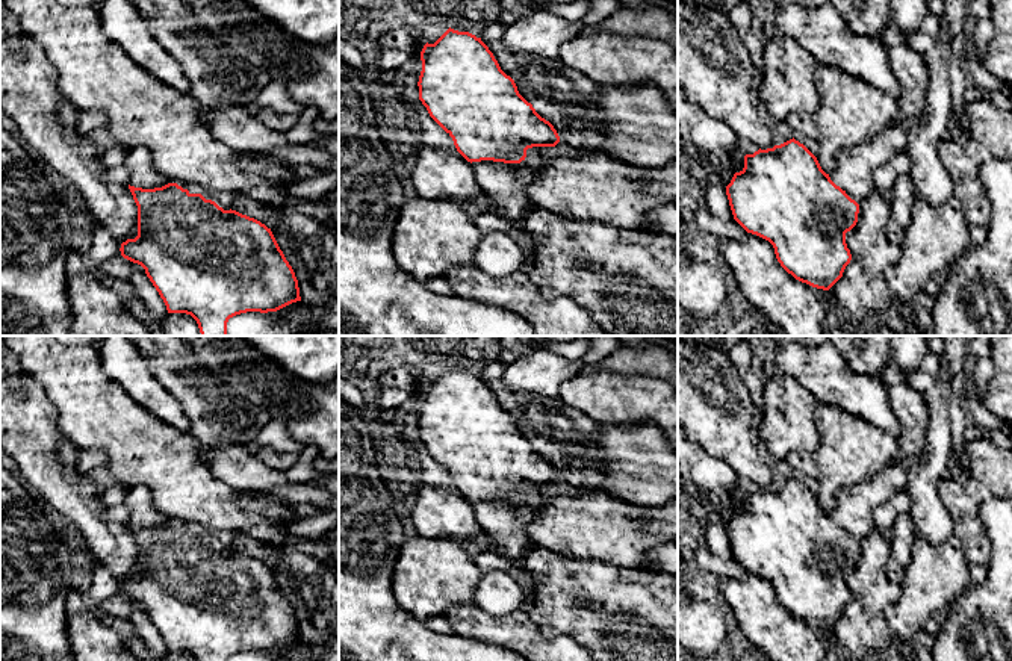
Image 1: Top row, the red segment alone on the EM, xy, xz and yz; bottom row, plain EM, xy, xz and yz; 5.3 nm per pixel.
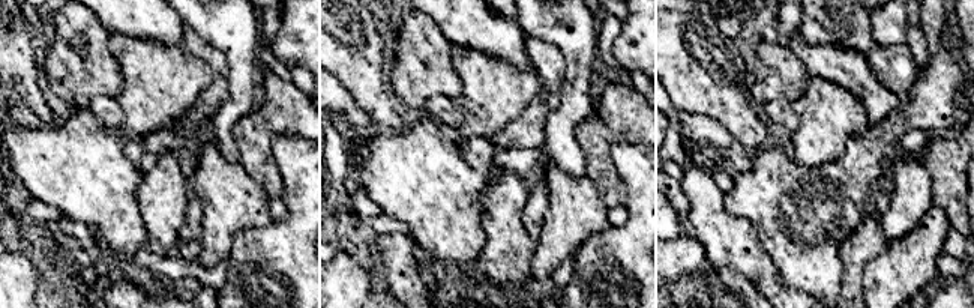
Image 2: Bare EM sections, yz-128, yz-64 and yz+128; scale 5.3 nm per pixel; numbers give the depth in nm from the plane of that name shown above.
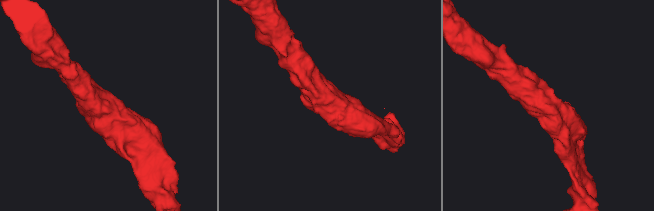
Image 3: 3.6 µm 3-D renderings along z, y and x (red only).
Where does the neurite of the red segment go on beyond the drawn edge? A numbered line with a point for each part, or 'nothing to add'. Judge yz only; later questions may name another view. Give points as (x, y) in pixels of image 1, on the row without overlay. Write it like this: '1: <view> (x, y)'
1: yz (853, 508)

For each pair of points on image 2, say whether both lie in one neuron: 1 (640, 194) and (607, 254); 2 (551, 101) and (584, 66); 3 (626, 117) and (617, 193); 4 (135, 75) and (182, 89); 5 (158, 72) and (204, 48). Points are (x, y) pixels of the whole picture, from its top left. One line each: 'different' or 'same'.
1: same
2: different
3: same
4: same
5: different

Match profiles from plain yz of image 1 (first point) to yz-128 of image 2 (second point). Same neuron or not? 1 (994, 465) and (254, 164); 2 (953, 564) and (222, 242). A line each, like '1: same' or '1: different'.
1: same
2: same

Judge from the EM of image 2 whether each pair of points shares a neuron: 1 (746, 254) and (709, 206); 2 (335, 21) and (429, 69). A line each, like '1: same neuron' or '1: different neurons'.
1: same neuron
2: different neurons

